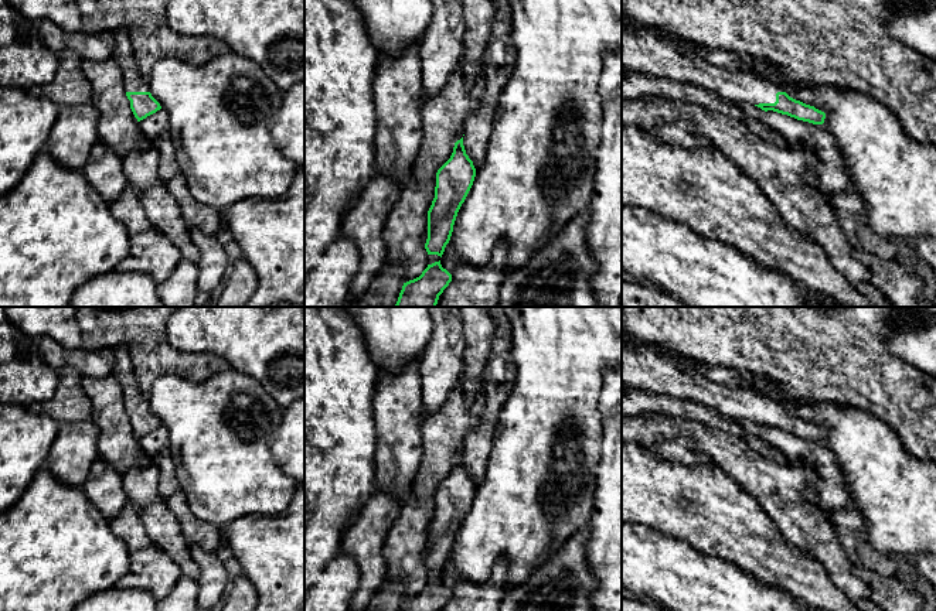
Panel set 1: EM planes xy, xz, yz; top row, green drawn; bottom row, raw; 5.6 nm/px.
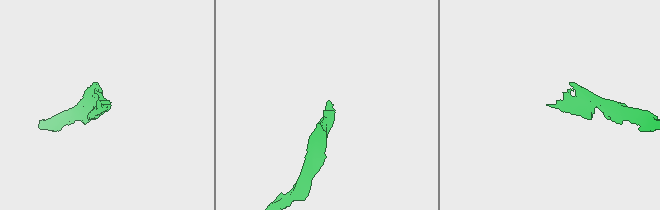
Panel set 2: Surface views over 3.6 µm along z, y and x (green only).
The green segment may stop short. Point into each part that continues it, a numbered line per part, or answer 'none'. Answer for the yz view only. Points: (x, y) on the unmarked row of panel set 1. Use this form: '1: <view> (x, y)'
1: yz (645, 365)

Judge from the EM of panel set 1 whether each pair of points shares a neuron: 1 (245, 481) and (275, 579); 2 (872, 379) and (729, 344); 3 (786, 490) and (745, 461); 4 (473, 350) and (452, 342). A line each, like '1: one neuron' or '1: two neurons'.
1: two neurons
2: one neuron
3: one neuron
4: two neurons

